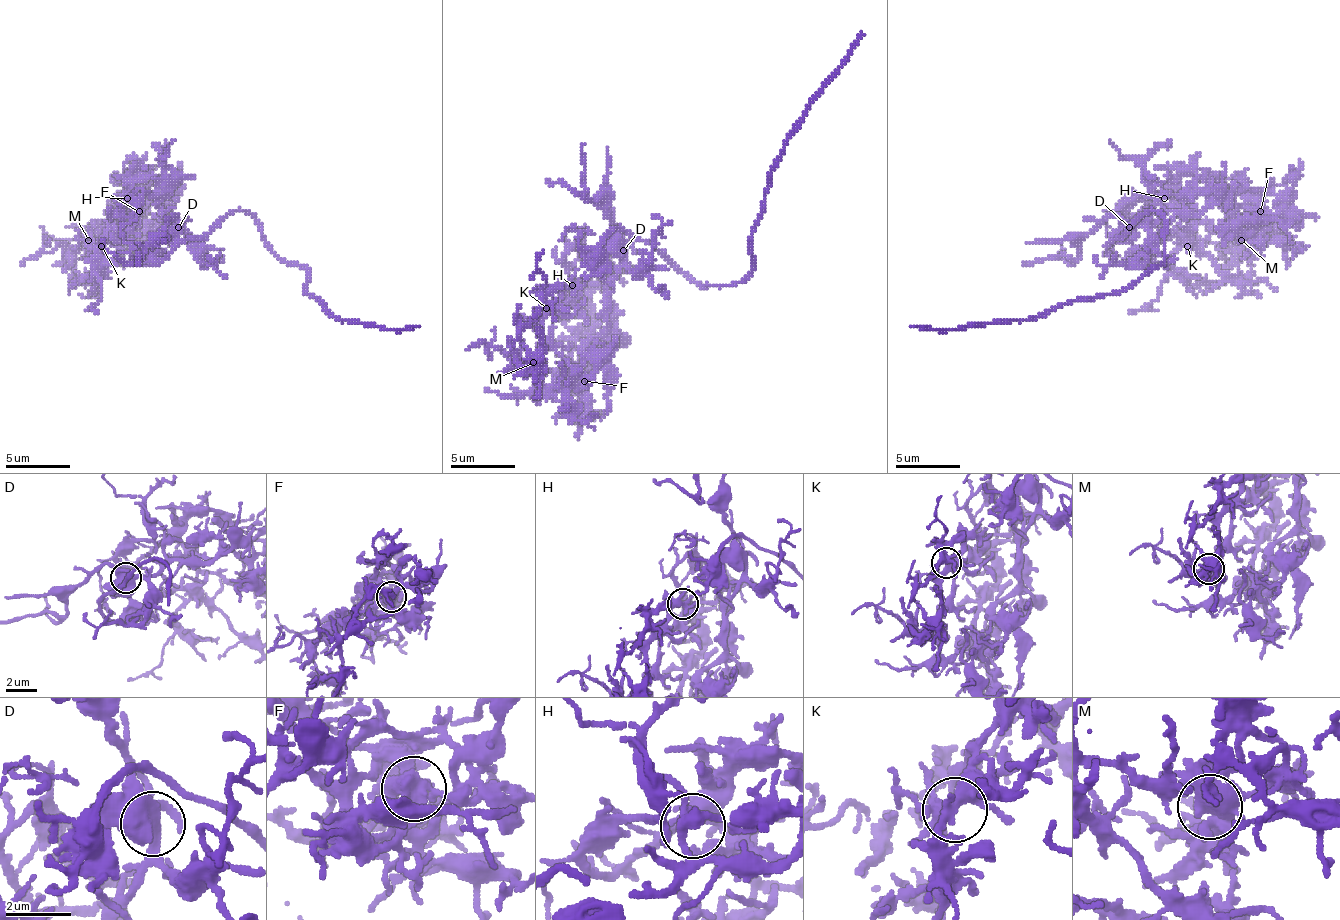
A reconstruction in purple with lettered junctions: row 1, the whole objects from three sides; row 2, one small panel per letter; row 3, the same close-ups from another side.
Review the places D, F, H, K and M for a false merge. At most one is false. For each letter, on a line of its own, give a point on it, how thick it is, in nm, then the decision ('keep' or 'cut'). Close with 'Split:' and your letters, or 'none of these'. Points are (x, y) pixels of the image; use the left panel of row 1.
D: at (178, 227); 480 nm thick; keep
F: at (139, 211); 480 nm thick; cut
H: at (127, 198); 360 nm thick; keep
K: at (101, 246); 420 nm thick; keep
M: at (88, 240); 550 nm thick; keep
Split: F

